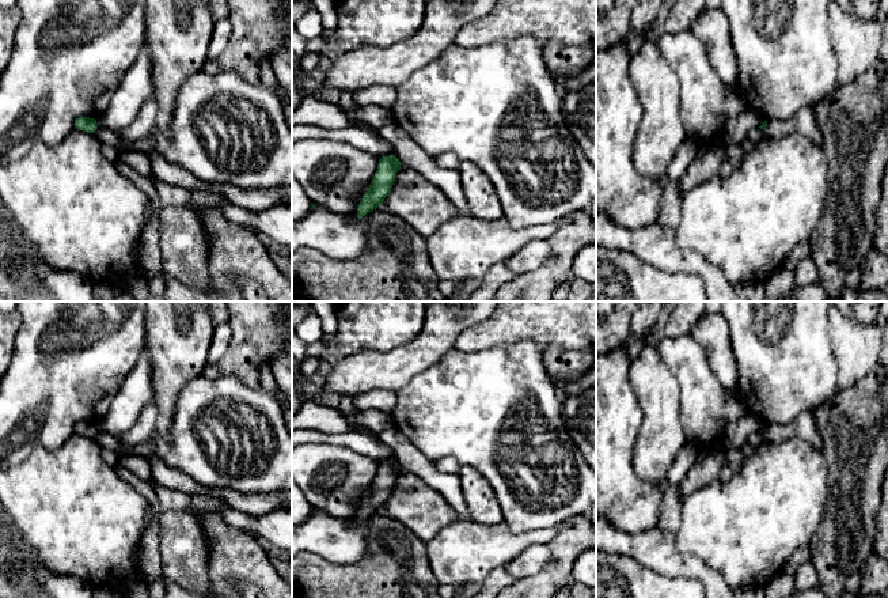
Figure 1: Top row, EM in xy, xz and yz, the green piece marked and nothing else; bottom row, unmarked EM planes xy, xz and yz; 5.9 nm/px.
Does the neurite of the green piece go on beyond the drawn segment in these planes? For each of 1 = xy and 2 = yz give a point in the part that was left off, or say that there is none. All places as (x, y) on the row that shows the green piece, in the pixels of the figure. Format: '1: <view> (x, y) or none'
1: none
2: none

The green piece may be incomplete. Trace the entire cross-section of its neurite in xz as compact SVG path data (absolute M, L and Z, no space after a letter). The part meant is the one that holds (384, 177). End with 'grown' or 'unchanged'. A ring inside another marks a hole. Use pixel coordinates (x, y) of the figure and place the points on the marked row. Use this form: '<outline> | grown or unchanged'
M395 155L379 158L377 170L357 208L358 219L376 209L380 204L383 204L384 198L392 189L396 173L401 169L402 164Z | unchanged

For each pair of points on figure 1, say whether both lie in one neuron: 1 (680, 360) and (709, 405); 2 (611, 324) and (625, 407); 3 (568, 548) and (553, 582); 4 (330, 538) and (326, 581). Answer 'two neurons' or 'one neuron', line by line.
1: one neuron
2: two neurons
3: one neuron
4: two neurons

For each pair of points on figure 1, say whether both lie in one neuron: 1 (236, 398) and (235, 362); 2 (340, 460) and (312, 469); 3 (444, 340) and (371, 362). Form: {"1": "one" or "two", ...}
{"1": "two", "2": "one", "3": "one"}

